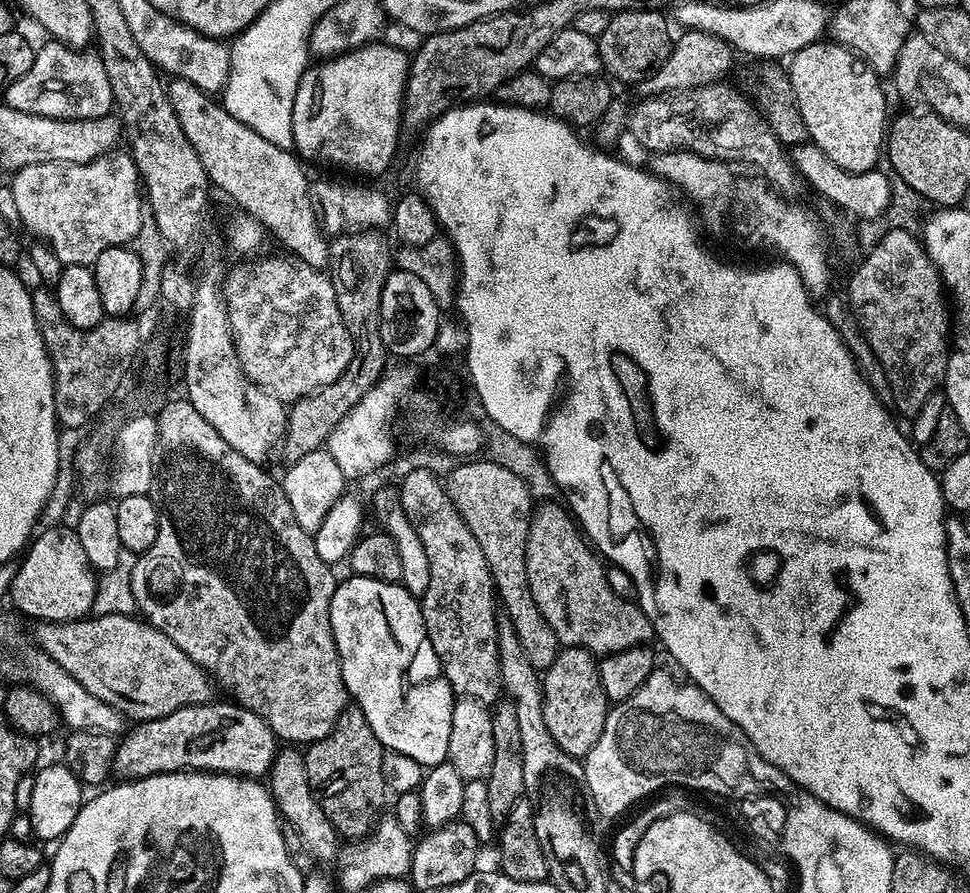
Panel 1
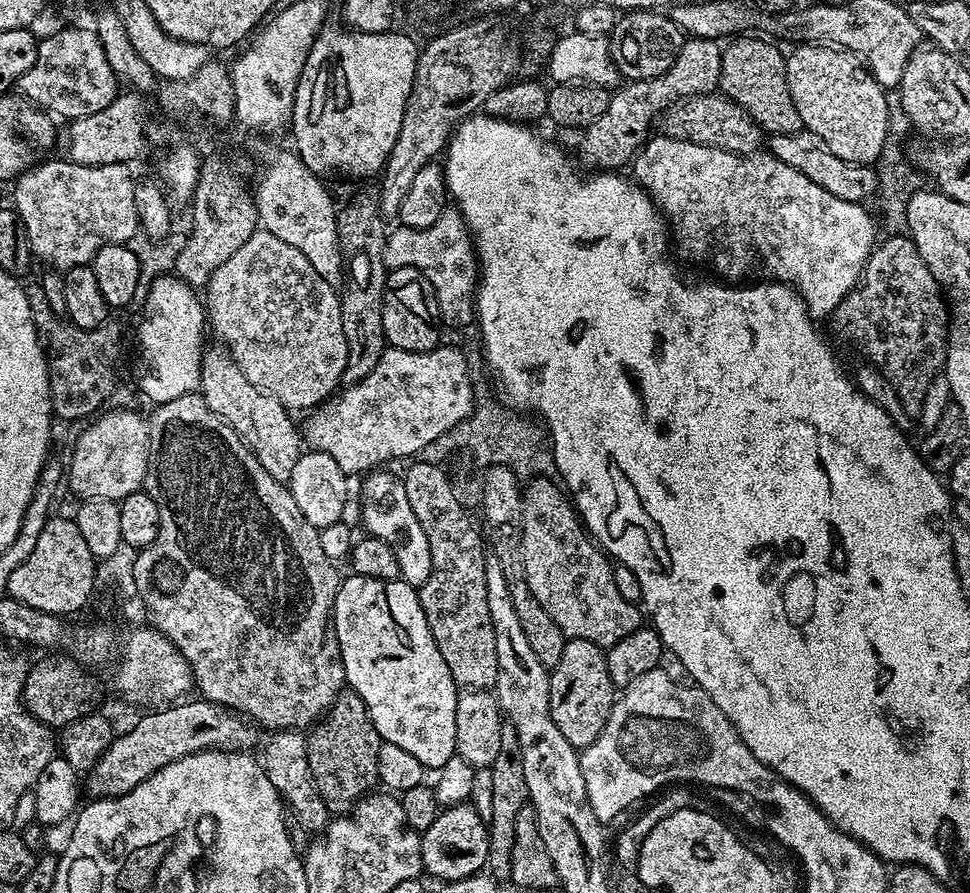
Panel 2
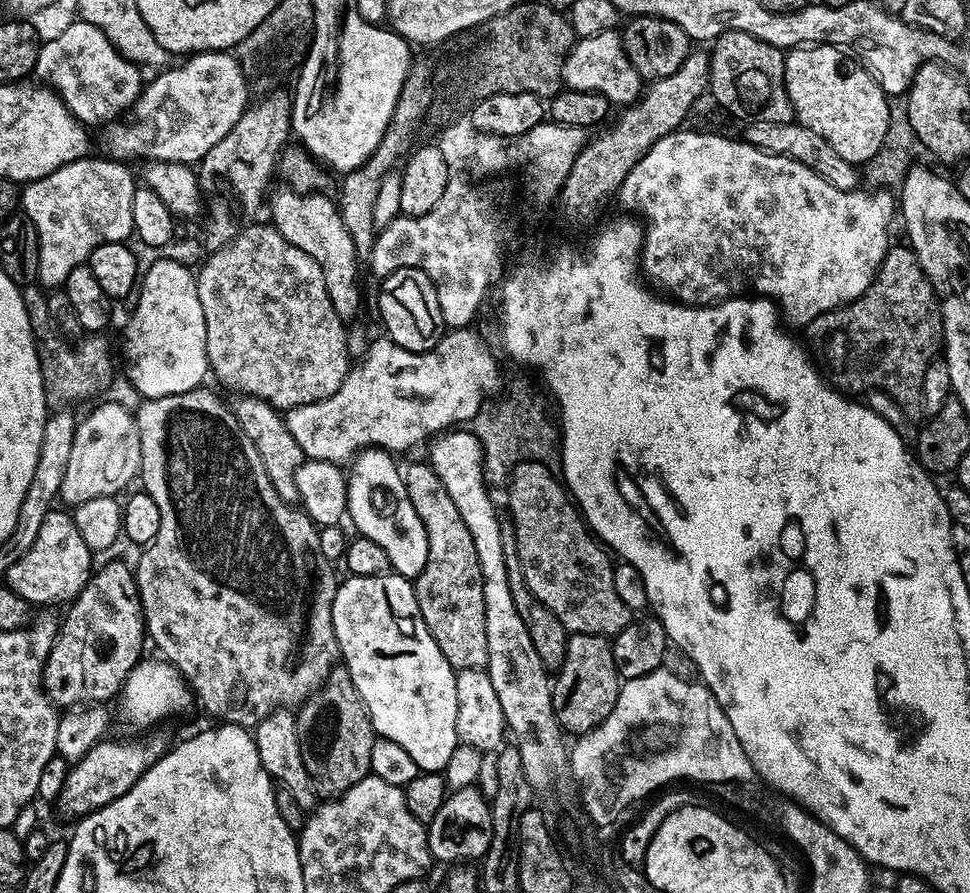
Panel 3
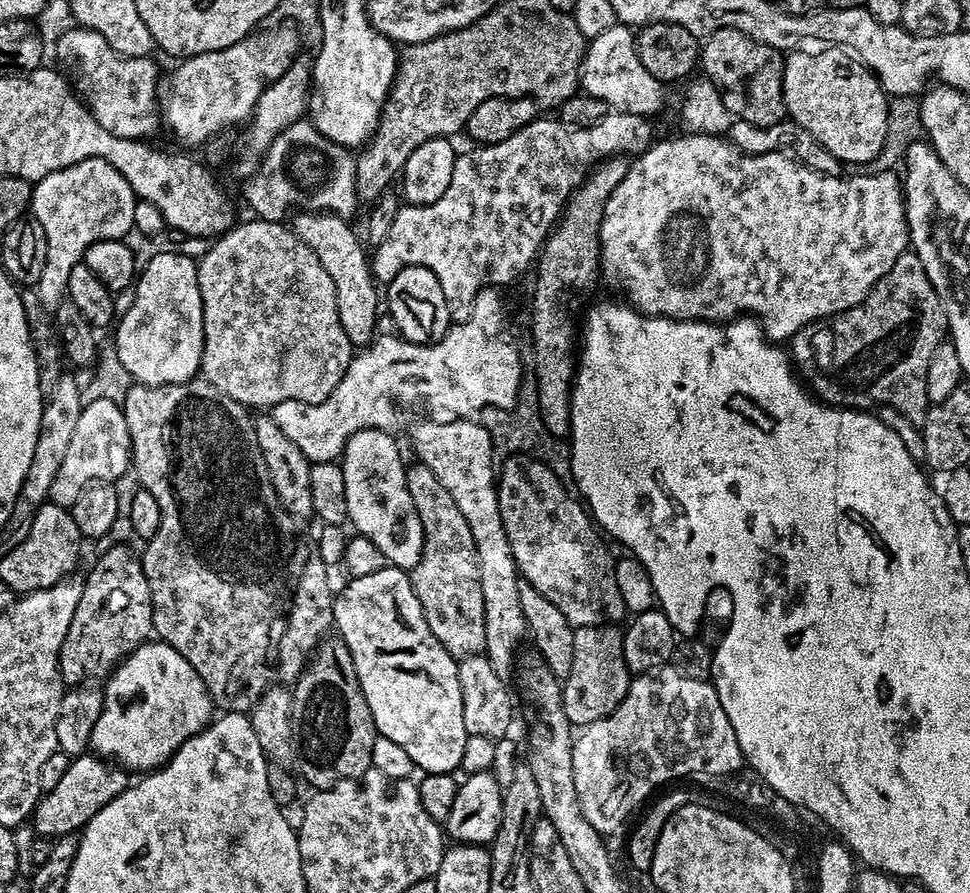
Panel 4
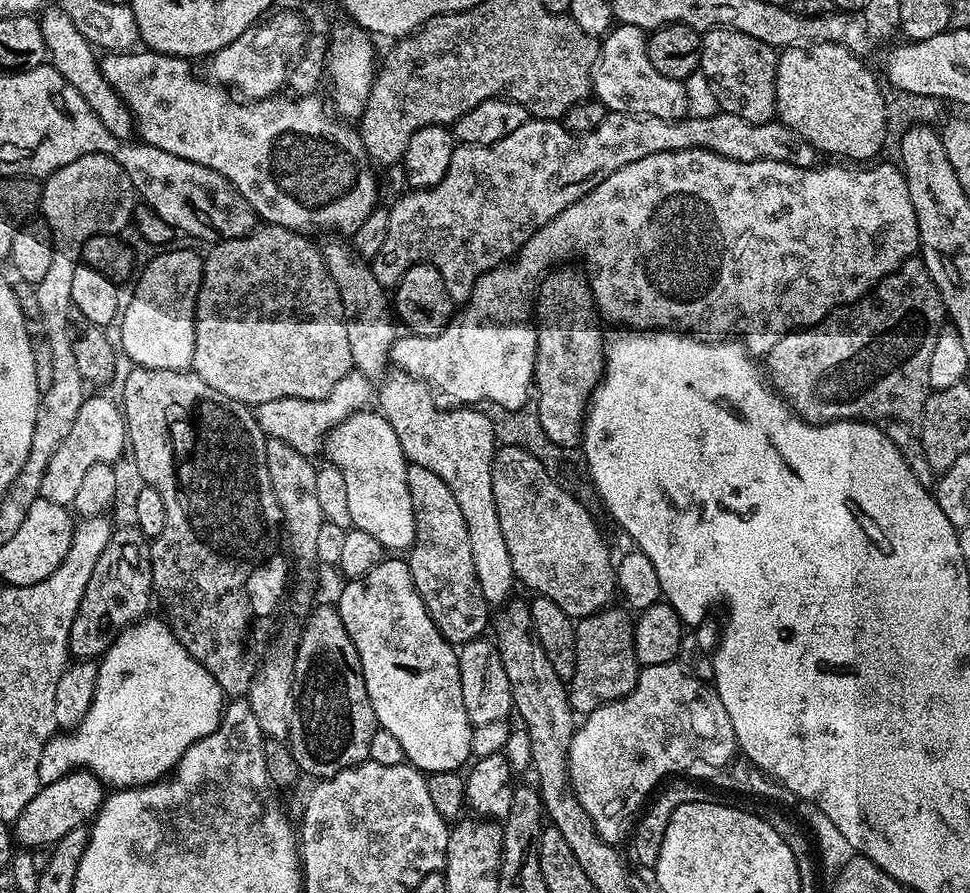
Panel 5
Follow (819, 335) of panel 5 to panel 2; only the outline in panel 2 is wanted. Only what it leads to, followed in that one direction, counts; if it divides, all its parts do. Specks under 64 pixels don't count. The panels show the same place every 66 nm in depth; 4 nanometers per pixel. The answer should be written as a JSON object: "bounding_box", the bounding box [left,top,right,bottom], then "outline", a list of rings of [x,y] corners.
{"bounding_box":[830,234,950,418],"outline":[[[901,234],[889,240],[881,239],[873,248],[860,283],[834,309],[830,323],[838,335],[845,336],[864,355],[863,359],[867,363],[885,376],[890,386],[894,386],[908,415],[916,418],[922,410],[922,398],[926,398],[926,390],[930,390],[930,382],[935,376],[941,375],[948,355],[949,319],[950,309],[946,297],[934,274],[930,274],[930,266],[926,266],[922,254],[918,254],[918,246],[912,237]]]}

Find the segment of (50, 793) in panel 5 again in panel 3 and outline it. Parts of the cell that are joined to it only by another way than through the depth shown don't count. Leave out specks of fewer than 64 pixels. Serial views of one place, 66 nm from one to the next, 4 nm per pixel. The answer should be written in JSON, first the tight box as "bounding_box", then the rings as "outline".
{"bounding_box":[54,730,170,818],"outline":[[[160,730],[153,731],[149,740],[112,740],[105,738],[86,754],[86,758],[75,761],[69,767],[68,777],[60,791],[60,797],[54,802],[55,807],[60,807],[64,816],[76,816],[83,818],[92,812],[102,810],[110,802],[122,798],[158,762],[170,747],[170,741],[160,733]]]}

